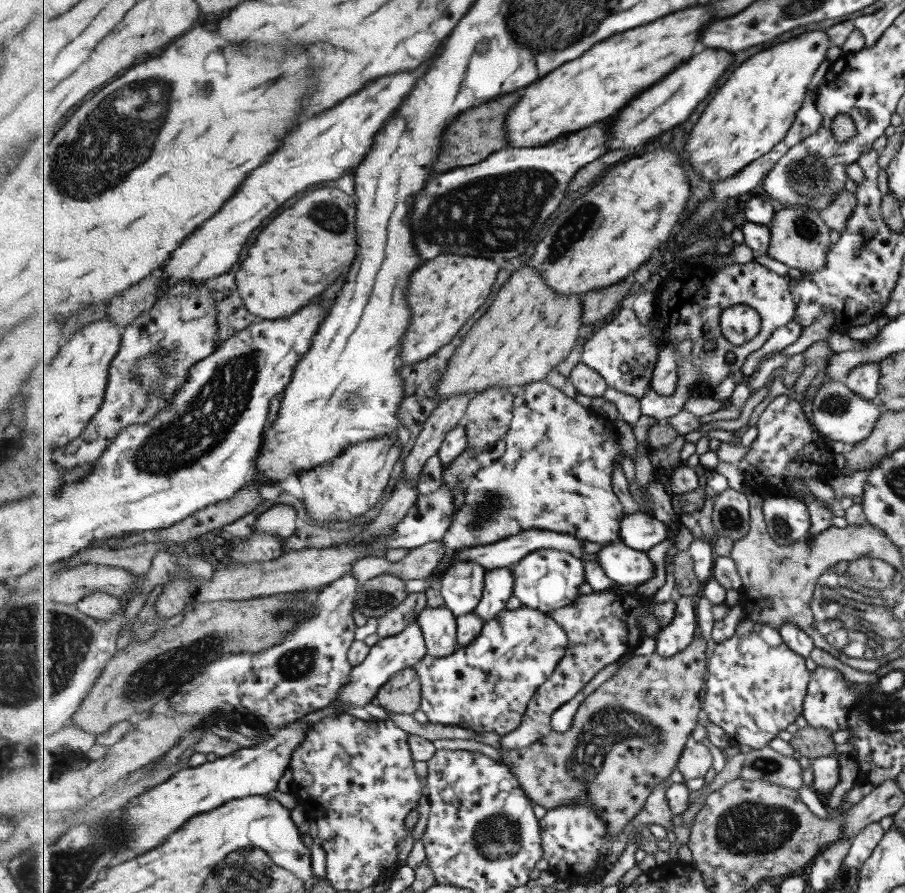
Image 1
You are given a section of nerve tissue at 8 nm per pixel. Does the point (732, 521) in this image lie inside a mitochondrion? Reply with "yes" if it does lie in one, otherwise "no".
yes

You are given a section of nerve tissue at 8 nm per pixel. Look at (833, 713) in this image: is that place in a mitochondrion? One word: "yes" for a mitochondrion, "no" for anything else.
no

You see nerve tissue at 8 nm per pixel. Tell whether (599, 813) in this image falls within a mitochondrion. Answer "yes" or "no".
no

